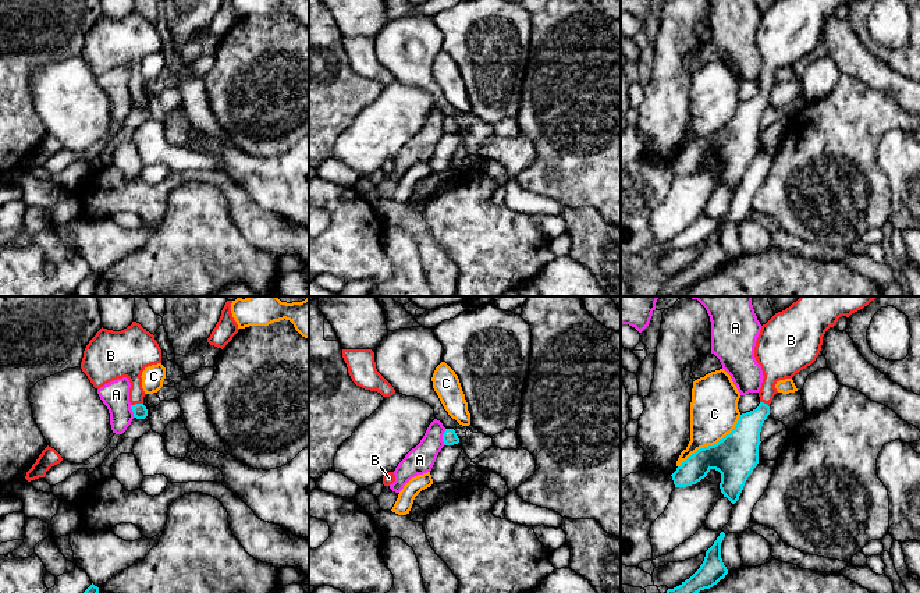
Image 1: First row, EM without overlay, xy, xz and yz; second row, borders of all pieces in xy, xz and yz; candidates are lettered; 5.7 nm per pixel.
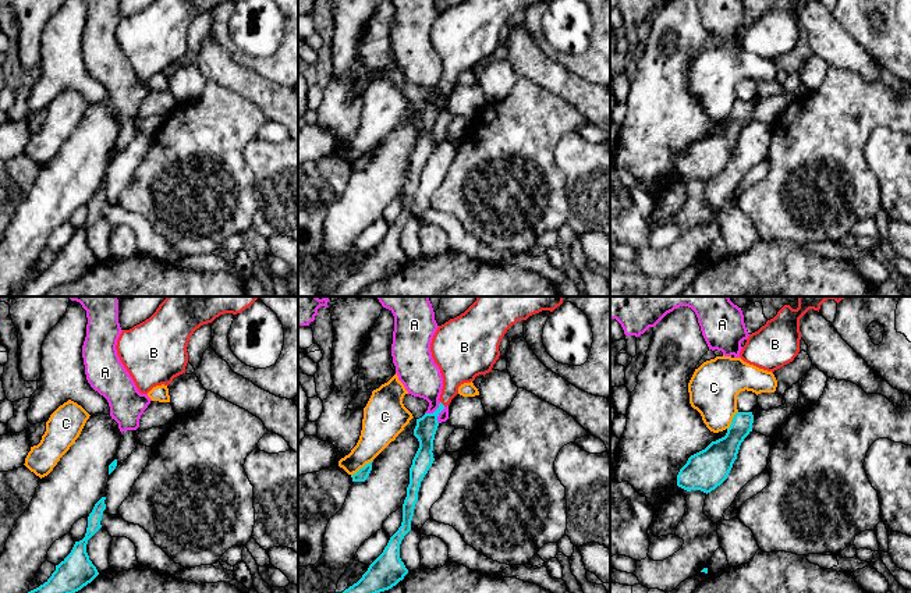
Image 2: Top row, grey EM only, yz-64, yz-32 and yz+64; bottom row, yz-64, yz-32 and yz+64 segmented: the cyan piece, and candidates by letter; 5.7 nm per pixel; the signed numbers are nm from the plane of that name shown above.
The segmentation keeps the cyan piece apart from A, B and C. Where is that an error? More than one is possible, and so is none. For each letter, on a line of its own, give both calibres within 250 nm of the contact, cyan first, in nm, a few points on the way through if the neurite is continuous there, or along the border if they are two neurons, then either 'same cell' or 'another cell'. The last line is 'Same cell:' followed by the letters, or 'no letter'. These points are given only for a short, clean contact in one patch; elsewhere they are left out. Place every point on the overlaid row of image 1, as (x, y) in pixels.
A: 90/160 nm | along xz (446, 429), (443, 435), (444, 444) | another cell
B: 80/180 nm | across xy (139, 411), (137, 404), (135, 379), (130, 362) | same cell
C: 260/280 nm | another cell
Same cell: B

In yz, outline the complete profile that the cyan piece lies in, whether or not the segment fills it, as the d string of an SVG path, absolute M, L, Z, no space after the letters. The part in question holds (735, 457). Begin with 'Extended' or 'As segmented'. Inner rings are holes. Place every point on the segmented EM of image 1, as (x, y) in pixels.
Extended. M799 296L761 326L754 358L763 370L756 409L742 413L735 429L714 445L697 450L671 475L675 487L696 484L711 469L721 473L720 489L732 504L759 464L760 432L779 380L792 379L818 356L823 337L841 316L849 317L877 296Z

